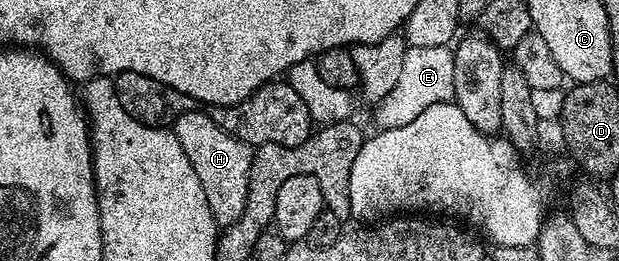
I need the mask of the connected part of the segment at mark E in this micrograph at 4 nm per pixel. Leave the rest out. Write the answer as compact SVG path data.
M420 46L419 48L407 47L406 53L404 54L404 66L401 67L400 78L397 79L396 86L388 92L387 96L376 104L376 110L378 113L375 114L374 120L378 123L379 129L384 128L399 128L400 126L408 126L408 122L412 122L412 118L417 118L420 113L424 110L428 110L428 106L436 106L437 104L444 104L454 99L453 92L453 58L454 53L447 46Z

